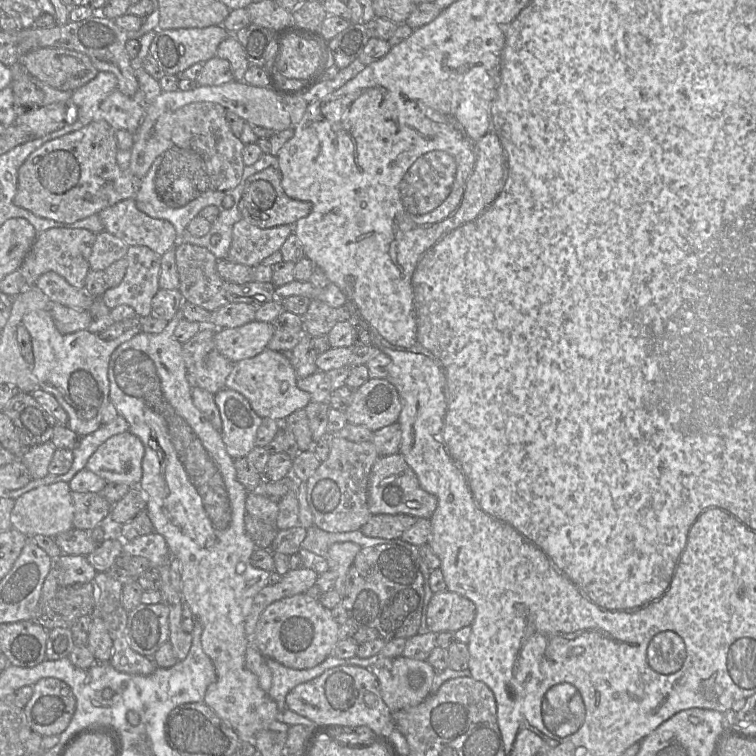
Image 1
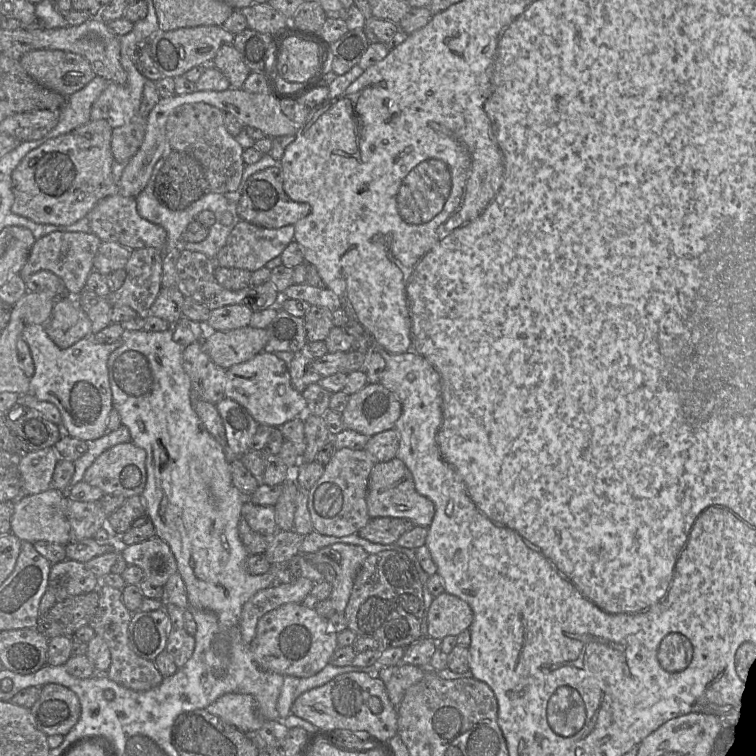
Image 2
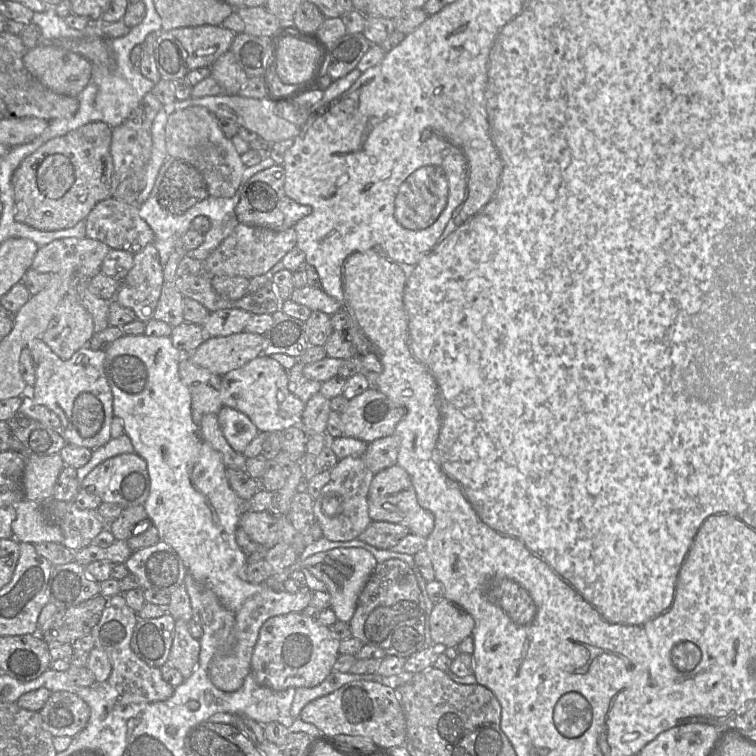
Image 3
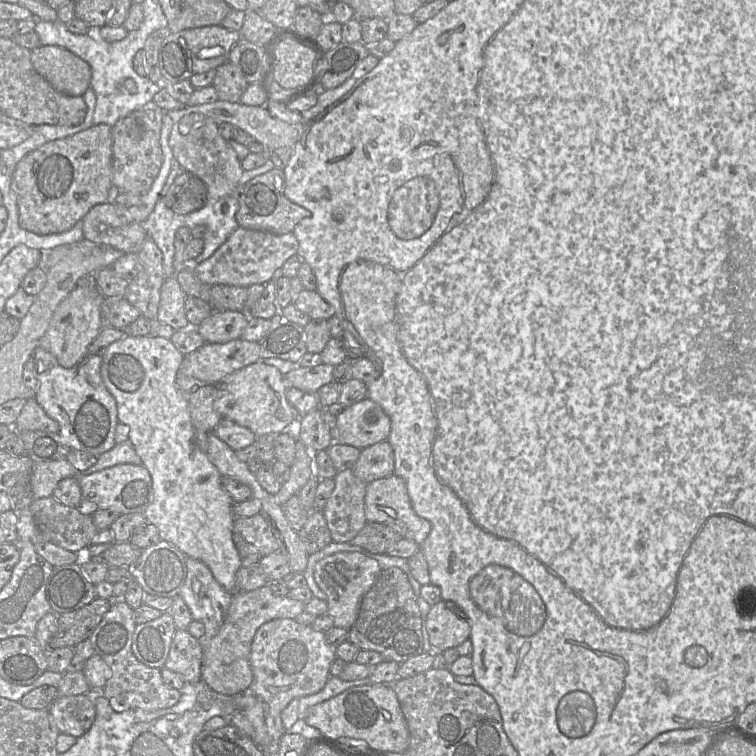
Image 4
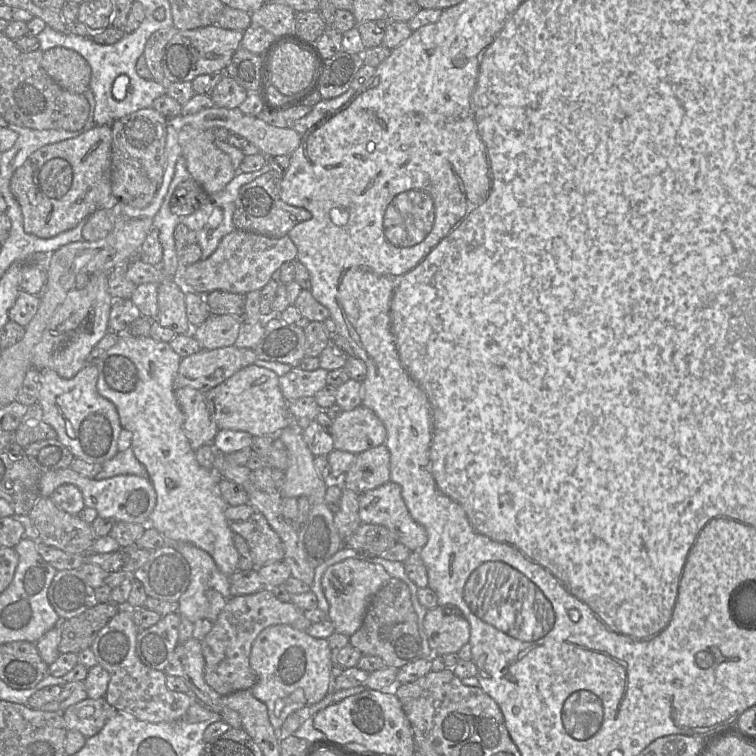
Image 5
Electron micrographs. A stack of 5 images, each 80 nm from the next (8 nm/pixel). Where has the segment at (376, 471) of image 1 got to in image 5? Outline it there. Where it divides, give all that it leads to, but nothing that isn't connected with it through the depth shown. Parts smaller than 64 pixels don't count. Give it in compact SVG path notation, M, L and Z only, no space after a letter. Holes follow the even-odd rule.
M387 482L359 496L359 517L362 524L375 524L388 528L395 536L397 543L405 545L411 552L419 552L427 543L425 528L410 515L402 498L401 487L394 482Z

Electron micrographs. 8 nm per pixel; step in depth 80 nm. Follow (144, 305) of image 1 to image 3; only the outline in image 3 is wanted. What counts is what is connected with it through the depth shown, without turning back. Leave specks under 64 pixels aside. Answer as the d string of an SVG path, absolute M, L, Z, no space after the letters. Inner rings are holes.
M153 243L148 244L134 254L133 266L125 278L120 281L113 301L123 307L130 308L134 311L137 319L147 323L154 316L164 283L163 266L159 252Z

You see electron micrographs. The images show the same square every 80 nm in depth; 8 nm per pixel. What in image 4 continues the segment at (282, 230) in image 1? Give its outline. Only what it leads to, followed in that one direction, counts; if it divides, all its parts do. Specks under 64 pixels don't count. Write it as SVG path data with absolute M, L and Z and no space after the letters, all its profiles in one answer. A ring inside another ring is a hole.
M238 226L209 258L201 263L190 264L193 264L196 277L209 286L229 285L248 288L253 284L269 282L274 272L282 268L294 255L298 255L298 241L293 232L276 235Z

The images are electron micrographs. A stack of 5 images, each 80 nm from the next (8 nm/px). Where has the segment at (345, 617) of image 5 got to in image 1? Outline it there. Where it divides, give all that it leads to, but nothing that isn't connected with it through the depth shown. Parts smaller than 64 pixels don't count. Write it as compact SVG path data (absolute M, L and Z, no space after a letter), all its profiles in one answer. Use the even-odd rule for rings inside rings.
M351 542L335 543L330 546L327 554L327 563L329 570L336 573L335 590L344 597L346 589L346 577L354 562L356 555L362 547Z

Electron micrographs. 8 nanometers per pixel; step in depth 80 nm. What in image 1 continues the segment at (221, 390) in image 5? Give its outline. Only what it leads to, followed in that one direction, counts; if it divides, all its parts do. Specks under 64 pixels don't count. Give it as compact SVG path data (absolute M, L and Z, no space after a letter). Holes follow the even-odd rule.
M266 348L252 358L234 363L225 385L242 394L260 418L284 422L290 414L305 408L311 401L310 395L299 389L297 379L291 361L284 353Z

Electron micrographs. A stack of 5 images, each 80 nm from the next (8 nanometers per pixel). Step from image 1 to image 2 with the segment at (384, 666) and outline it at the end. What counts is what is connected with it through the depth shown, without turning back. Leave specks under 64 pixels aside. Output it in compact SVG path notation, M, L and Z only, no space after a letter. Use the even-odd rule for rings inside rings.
M400 663L396 666L376 670L370 675L372 678L378 677L383 681L391 703L397 707L407 689L423 679L426 669L430 668Z

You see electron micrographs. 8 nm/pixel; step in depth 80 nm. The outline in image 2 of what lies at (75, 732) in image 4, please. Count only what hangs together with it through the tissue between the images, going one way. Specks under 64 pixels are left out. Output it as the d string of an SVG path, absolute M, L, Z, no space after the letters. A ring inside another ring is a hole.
M49 683L41 687L38 700L30 708L37 728L47 736L65 736L78 722L81 705L69 688Z

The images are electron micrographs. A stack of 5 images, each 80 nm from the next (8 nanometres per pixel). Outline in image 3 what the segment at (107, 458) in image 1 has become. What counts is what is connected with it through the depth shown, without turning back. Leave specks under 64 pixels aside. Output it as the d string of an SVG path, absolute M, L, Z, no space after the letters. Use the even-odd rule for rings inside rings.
M135 452L111 457L86 475L80 483L80 489L98 496L101 502L115 503L123 509L144 505L150 490L146 461Z

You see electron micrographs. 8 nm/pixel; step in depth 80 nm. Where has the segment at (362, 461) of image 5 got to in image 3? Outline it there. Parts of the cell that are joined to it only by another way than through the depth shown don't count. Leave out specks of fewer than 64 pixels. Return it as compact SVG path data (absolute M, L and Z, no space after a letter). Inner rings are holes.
M389 435L368 443L362 455L366 467L373 473L397 464L399 439L396 435Z

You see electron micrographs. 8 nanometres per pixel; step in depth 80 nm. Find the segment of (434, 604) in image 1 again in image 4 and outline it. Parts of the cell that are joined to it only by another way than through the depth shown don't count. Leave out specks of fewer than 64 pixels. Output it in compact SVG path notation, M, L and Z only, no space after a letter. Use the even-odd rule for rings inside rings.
M443 600L431 606L426 617L426 629L434 652L457 648L470 639L471 634L471 625L462 611Z

